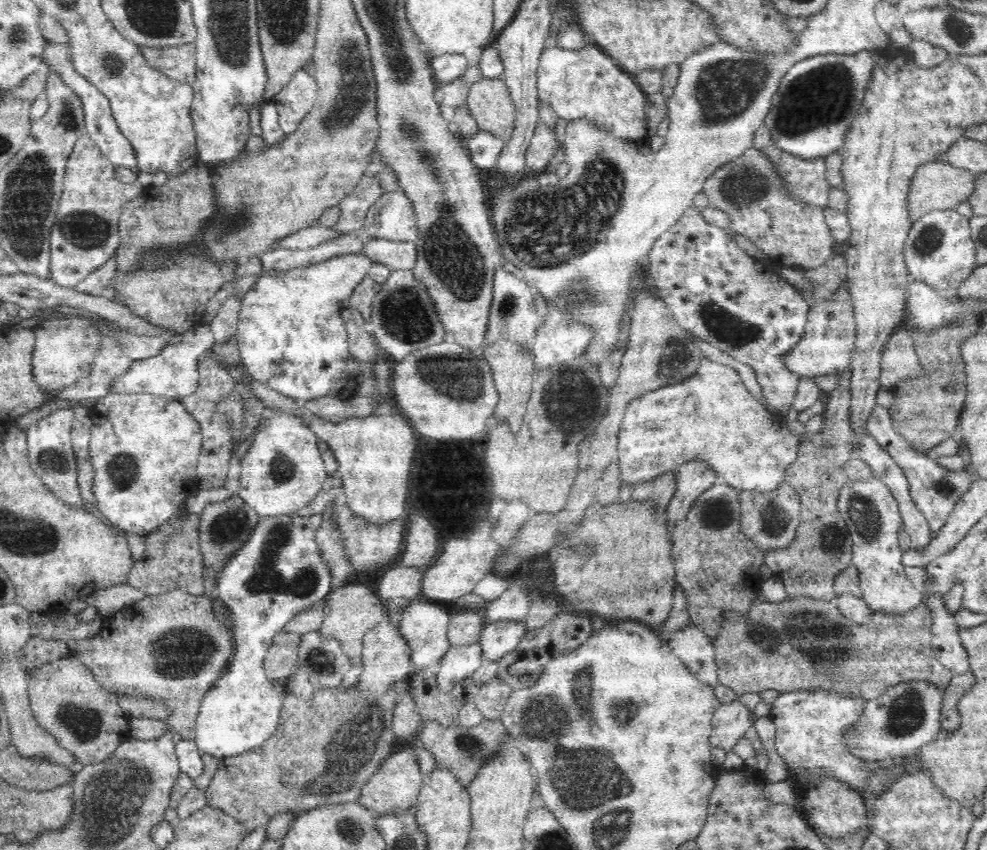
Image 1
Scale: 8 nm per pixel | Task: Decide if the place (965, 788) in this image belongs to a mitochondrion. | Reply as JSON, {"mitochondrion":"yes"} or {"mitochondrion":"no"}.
{"mitochondrion":"no"}

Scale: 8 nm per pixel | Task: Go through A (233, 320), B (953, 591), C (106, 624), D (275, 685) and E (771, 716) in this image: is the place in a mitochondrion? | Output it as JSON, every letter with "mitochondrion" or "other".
{"A":"other","B":"other","C":"other","D":"other","E":"other"}

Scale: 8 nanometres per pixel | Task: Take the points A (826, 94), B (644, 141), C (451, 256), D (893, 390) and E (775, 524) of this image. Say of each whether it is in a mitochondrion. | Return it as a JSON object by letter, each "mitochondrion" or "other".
{"A":"mitochondrion","B":"other","C":"mitochondrion","D":"other","E":"mitochondrion"}

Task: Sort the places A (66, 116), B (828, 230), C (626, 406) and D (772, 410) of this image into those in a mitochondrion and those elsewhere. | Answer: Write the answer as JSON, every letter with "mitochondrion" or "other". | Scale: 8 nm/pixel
{"A":"mitochondrion","B":"other","C":"other","D":"other"}

